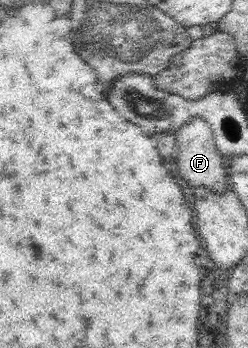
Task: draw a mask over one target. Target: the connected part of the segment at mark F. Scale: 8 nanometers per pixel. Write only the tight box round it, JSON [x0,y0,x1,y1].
[175,116,230,194]

